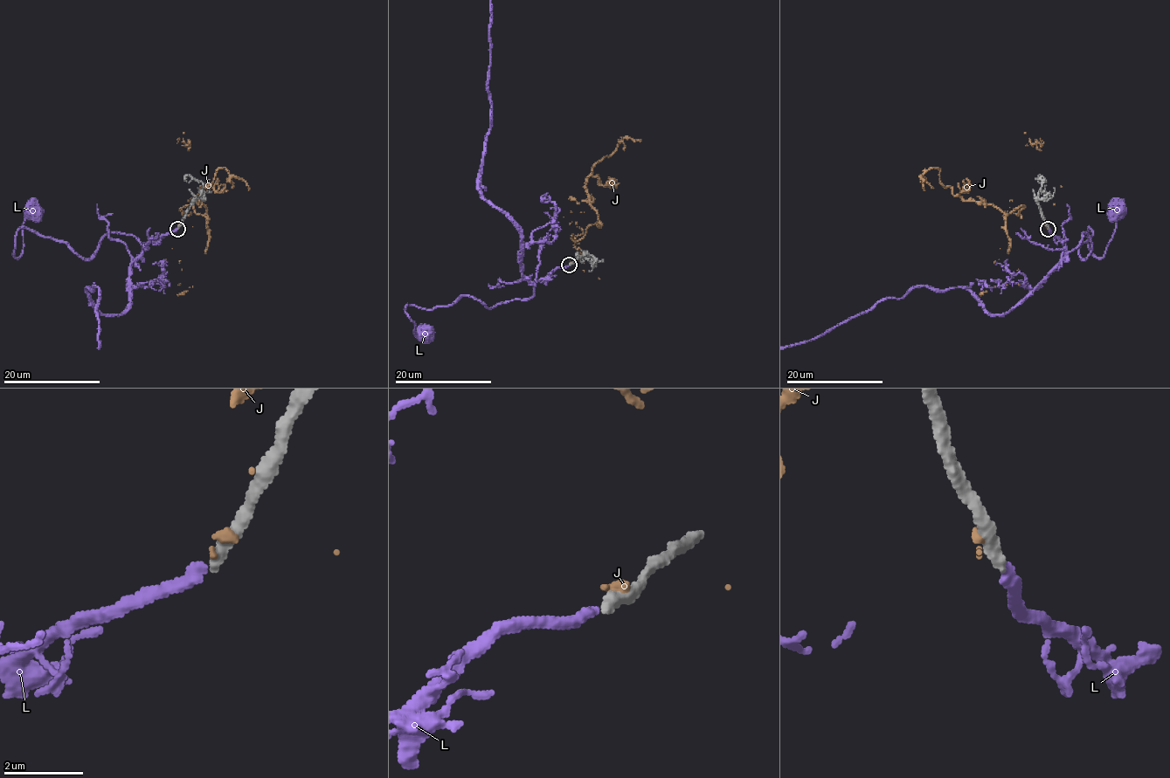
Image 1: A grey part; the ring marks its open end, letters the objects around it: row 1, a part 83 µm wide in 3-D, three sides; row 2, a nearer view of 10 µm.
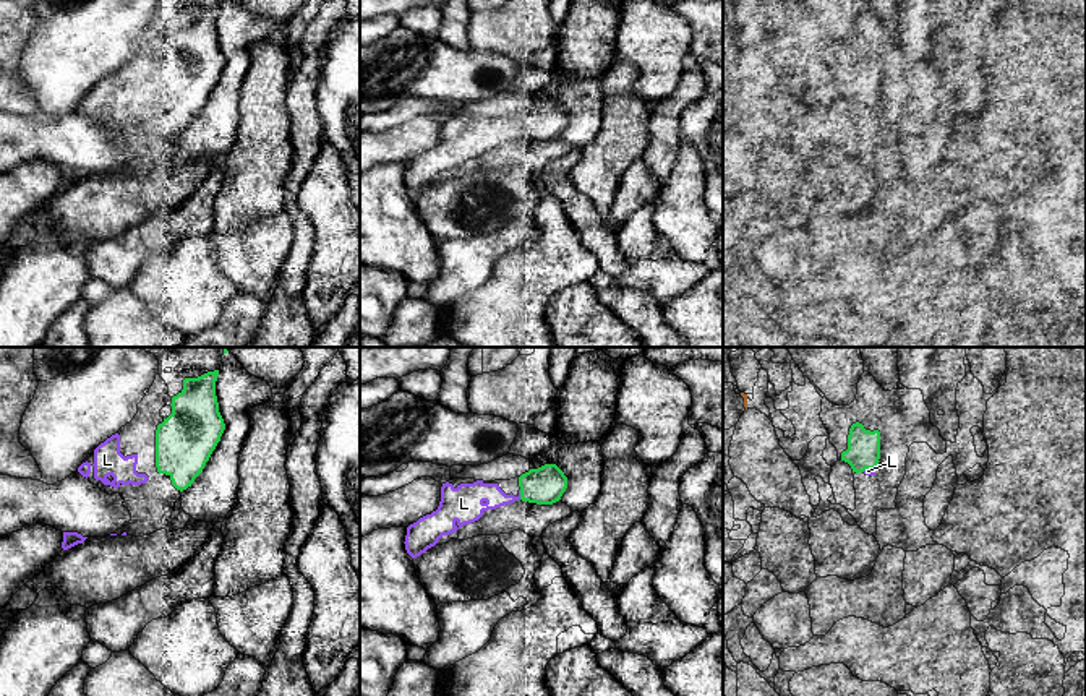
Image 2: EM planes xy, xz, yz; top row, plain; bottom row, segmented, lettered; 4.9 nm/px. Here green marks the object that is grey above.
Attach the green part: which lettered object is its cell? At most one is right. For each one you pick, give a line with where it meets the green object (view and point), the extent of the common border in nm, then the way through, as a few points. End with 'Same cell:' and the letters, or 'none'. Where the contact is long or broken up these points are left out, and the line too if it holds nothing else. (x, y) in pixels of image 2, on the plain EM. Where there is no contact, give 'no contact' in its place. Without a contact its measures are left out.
L: contact xz (521, 132); length 50 nm
Same cell: L

